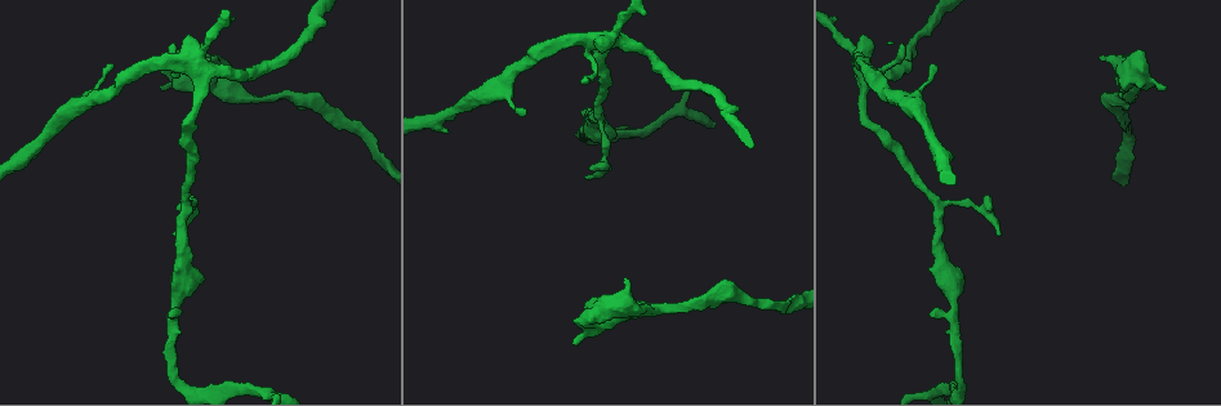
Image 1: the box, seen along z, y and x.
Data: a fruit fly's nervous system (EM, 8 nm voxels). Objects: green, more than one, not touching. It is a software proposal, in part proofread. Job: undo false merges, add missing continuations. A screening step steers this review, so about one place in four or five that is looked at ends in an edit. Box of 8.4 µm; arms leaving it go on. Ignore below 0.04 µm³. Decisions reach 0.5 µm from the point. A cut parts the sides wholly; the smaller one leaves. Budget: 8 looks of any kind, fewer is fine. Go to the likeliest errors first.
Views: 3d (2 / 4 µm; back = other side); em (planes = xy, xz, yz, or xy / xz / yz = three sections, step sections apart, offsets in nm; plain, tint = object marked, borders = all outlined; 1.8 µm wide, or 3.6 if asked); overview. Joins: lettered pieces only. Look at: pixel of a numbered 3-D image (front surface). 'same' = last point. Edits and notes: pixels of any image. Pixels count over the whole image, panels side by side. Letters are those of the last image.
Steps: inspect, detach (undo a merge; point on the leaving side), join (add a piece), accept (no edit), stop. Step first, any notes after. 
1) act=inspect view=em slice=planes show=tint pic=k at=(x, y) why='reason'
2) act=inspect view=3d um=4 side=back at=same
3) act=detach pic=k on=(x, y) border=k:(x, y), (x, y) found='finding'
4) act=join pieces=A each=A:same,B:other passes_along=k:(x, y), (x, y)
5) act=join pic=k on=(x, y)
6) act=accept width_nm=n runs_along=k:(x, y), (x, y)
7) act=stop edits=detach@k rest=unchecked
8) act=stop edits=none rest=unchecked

act=inspect view=em slice=yz step=16 show=tint pic=1 at=(1163, 86) why='free end'

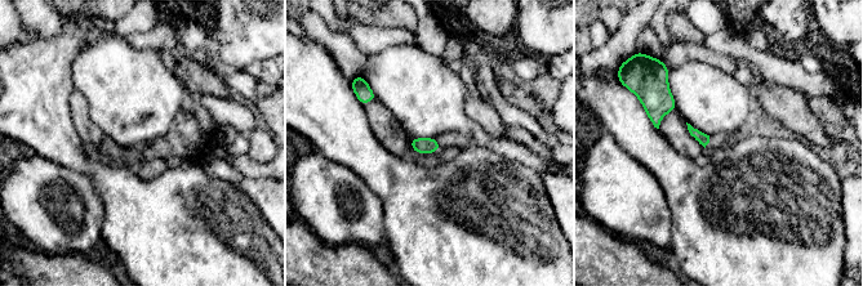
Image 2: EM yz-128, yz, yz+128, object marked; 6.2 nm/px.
act=inspect view=em slice=xz step=16 show=borders at=same

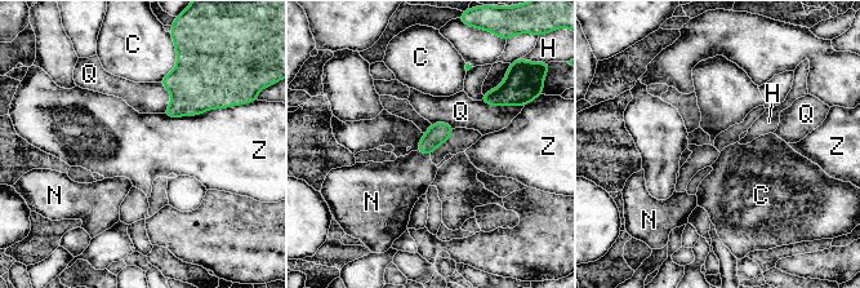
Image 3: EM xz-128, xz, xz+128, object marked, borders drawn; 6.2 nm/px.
act=join pieces=N longest_contact=Z:380nm each=C:other,H:other,N:same,Q:other,Z:other found='it goes on there'

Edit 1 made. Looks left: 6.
act=inspect view=3d um=2 pic=1 at=(205, 77) why='abrupt turn'

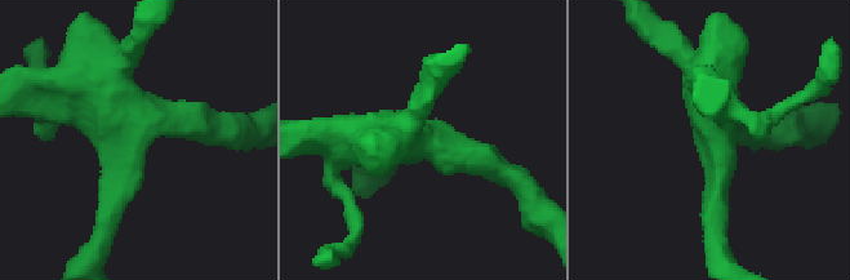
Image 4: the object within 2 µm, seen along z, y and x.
act=inspect view=em slice=xz step=4 show=plain pic=4 at=(414, 144) why='need the tissue'

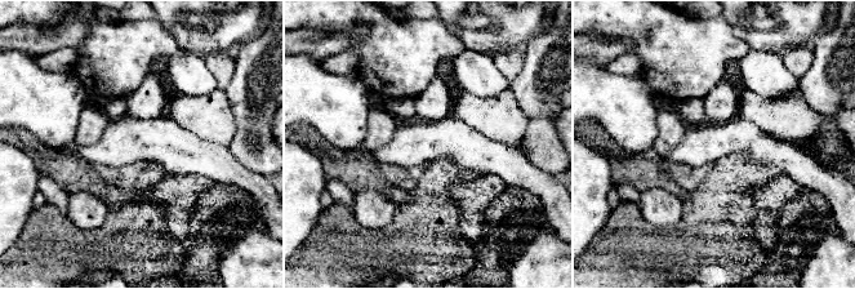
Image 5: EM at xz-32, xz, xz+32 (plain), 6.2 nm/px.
act=inspect view=em slice=xz step=4 show=borders at=same

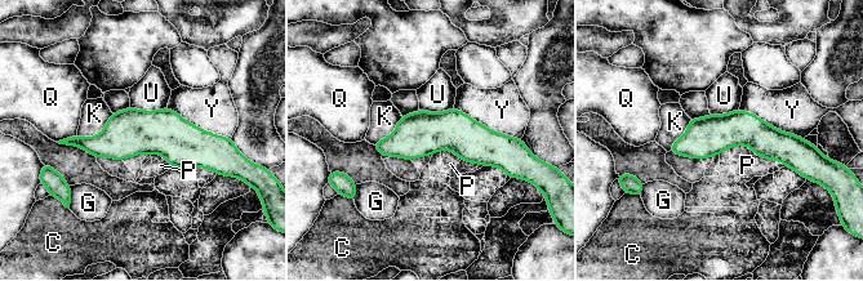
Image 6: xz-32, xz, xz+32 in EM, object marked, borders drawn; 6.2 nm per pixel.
act=accept each=C:other,G:other,K:other,P:other,Q:other,U:other,Y:other runs_along=6:(70, 141), (219, 142) found='all the same cell'

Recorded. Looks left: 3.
act=inspect view=em slice=planes show=borders pic=1 at=(625, 280) why='an open end'

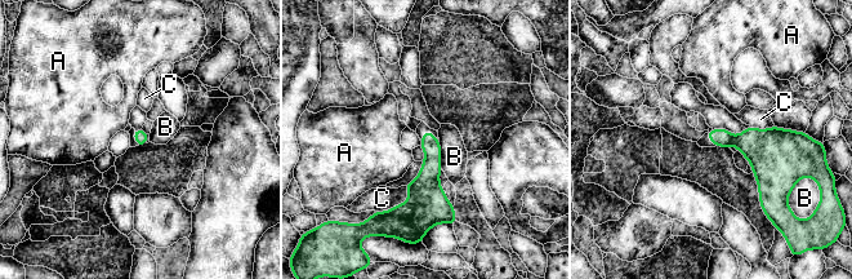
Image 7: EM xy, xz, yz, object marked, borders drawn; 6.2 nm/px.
act=accept each=A:other,B:other,C:other border=7:(438, 141), (441, 168) found='no lettered piece goes on from it'

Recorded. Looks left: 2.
act=stop edits=join@3 rest=unchecked

